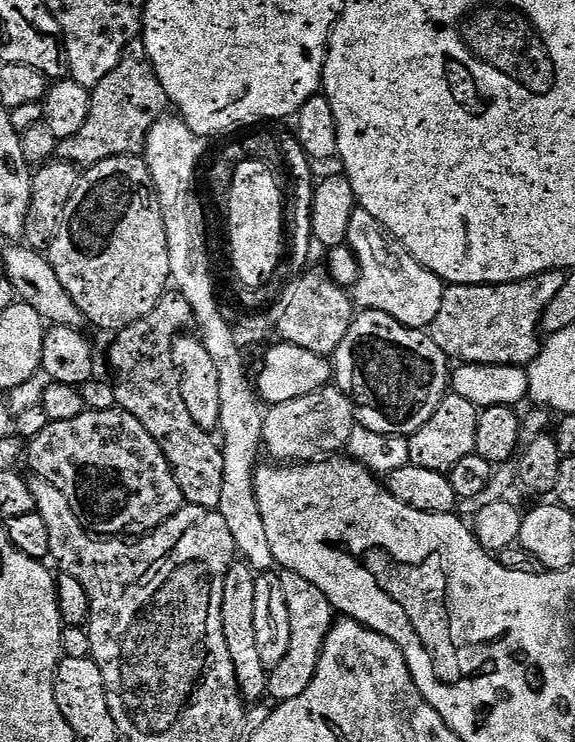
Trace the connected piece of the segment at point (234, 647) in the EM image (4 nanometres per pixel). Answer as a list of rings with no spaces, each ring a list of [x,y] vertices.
[[[233,563],[224,579],[222,598],[222,630],[230,661],[236,671],[235,685],[245,701],[265,699],[268,696],[269,669],[262,666],[262,658],[258,654],[258,638],[254,638],[254,586],[257,579],[257,573],[248,564]]]

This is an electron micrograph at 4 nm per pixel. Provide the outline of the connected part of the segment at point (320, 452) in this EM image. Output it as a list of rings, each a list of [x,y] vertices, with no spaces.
[[[335,386],[319,388],[310,394],[302,394],[302,398],[290,398],[290,402],[271,405],[263,415],[264,425],[261,434],[263,447],[273,456],[269,457],[276,462],[311,462],[343,453],[348,447],[348,439],[352,436],[353,428],[358,424],[351,398]]]

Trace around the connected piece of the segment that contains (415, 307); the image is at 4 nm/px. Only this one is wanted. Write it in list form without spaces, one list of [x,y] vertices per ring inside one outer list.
[[[413,257],[406,258],[404,266],[406,268],[392,268],[392,272],[386,274],[386,280],[382,276],[370,278],[370,284],[368,280],[360,280],[350,292],[355,307],[360,310],[382,310],[382,314],[390,314],[390,318],[402,322],[402,326],[431,329],[434,318],[438,318],[438,310],[442,308],[446,285],[439,276],[426,270],[426,266],[419,264]]]

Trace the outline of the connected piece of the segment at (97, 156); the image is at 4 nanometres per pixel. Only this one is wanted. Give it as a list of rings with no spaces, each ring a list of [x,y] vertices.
[[[126,56],[114,70],[98,82],[98,86],[91,89],[91,106],[86,122],[76,134],[57,143],[57,157],[59,159],[82,168],[89,168],[106,158],[137,155],[143,149],[149,129],[157,119],[169,111],[170,105],[168,95],[162,88],[162,84],[156,79],[156,72],[151,68],[146,69],[145,65],[141,64],[131,56]]]

